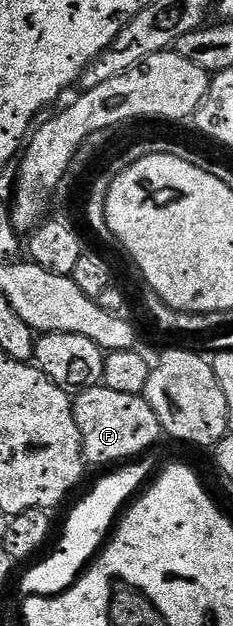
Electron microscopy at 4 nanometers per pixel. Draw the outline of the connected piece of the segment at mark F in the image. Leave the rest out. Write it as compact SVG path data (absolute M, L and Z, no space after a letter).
M102 384L80 390L73 397L73 414L79 427L83 455L90 466L116 466L140 458L163 437L159 415L155 415L144 395L122 395L120 391L111 391Z

